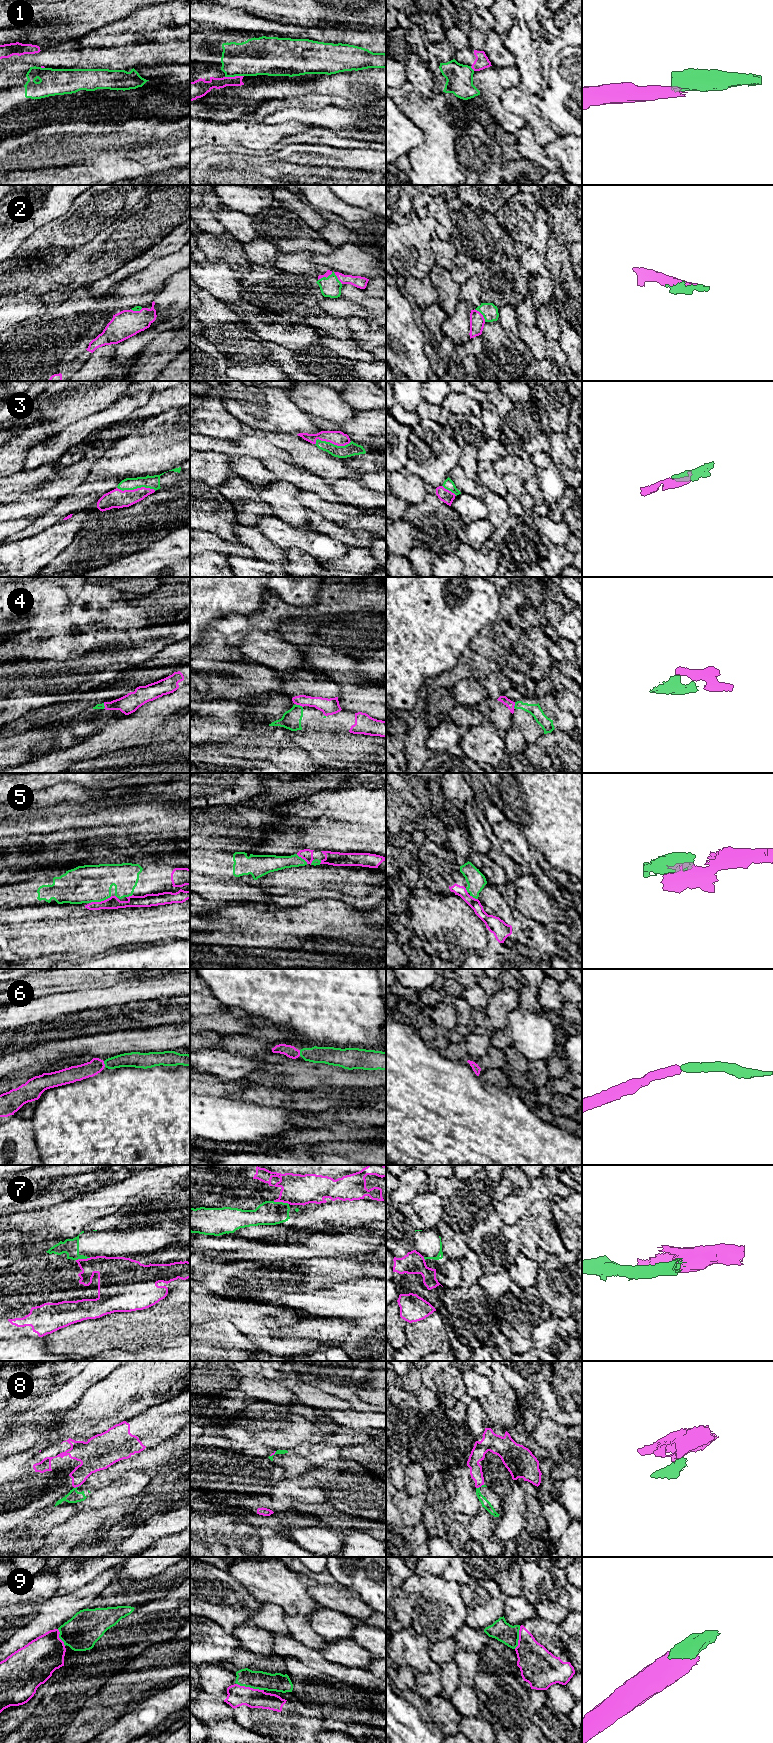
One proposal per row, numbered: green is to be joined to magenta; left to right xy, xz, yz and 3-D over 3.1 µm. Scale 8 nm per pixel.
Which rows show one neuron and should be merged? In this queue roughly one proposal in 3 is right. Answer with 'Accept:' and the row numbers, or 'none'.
Accept: 2, 3, 5, 6

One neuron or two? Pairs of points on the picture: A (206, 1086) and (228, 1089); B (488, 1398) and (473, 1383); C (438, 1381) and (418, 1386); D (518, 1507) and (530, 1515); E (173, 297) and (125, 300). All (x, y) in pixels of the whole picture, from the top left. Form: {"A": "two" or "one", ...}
{"A": "one", "B": "one", "C": "two", "D": "two", "E": "two"}

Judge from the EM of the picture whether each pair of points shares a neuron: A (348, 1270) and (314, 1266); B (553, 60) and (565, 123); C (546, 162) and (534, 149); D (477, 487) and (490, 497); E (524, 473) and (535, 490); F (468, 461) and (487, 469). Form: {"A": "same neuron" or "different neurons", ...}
{"A": "same neuron", "B": "same neuron", "C": "same neuron", "D": "different neurons", "E": "different neurons", "F": "same neuron"}

